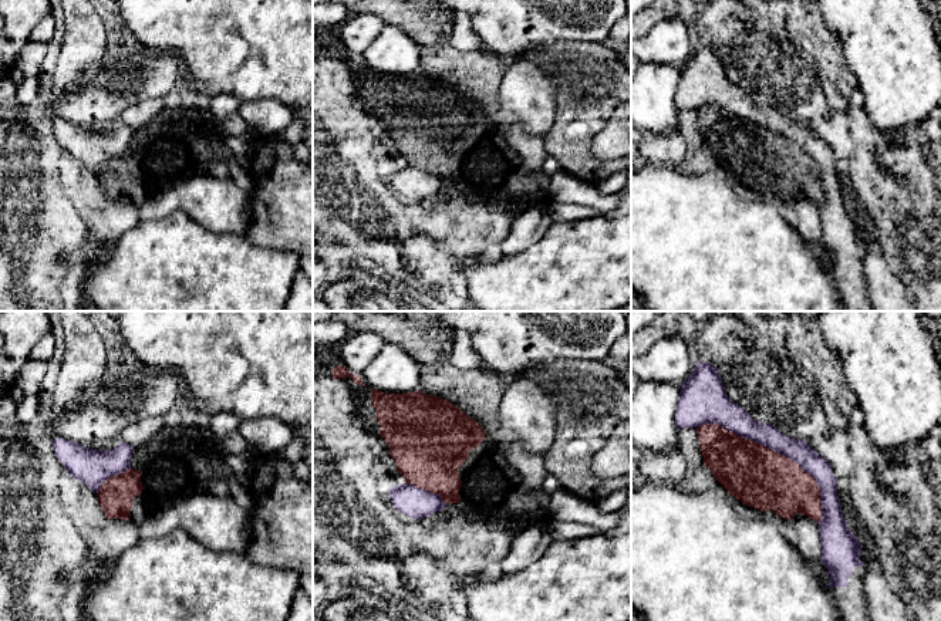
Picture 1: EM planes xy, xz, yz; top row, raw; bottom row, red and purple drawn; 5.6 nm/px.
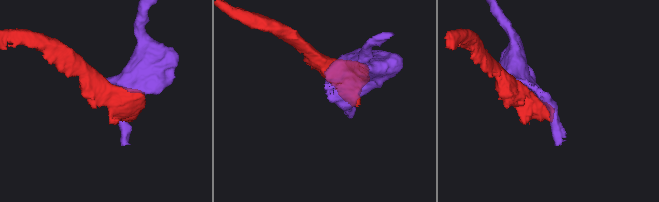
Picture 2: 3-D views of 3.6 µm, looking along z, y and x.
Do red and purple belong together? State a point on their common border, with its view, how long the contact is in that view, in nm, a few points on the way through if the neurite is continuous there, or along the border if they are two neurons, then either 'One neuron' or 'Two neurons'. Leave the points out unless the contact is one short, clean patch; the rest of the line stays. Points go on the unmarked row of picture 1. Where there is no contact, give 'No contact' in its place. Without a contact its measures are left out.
Touches red at yz (775, 132). Shared border 900 nm. Two neurons

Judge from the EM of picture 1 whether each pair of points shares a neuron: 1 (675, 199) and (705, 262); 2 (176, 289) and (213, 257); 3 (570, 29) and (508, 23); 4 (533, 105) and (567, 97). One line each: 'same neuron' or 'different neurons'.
1: same neuron
2: same neuron
3: same neuron
4: different neurons

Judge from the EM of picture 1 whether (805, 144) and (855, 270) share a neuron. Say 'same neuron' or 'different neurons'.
same neuron

